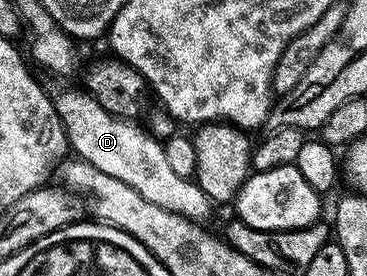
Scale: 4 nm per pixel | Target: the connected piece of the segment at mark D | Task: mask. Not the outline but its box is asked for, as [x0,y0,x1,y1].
[55,88,211,223]

